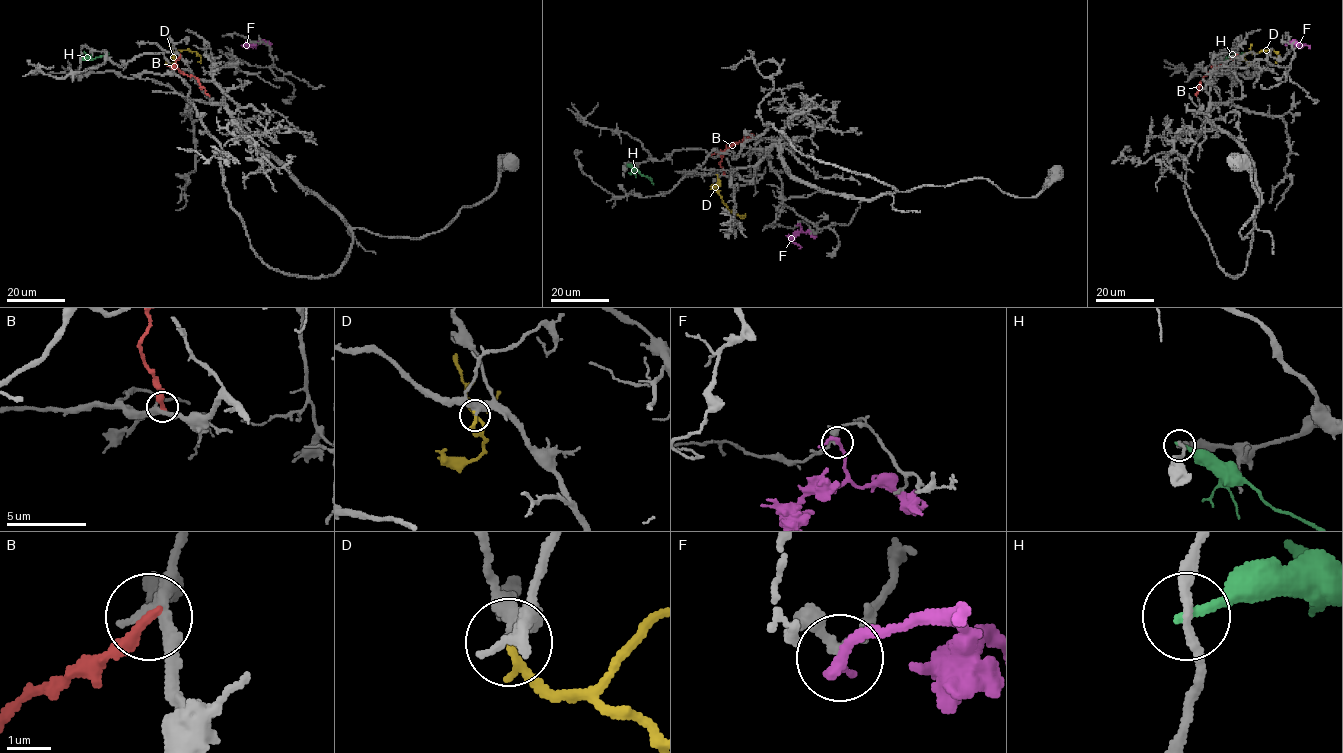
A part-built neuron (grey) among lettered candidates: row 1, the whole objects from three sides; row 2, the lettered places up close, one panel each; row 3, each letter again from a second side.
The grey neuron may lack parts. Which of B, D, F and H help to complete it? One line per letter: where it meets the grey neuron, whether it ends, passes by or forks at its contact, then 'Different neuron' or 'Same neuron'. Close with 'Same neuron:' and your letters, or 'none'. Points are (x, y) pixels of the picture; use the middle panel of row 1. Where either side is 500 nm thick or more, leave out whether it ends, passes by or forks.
B: Touches grey at (724, 174). It ends there. Different neuron
D: Touches grey at (717, 174). It ends there. Same neuron
F: Touches grey at (800, 224). It passes by. Different neuron
H: Touches grey at (624, 163). It ends there. Different neuron
Same neuron: D

